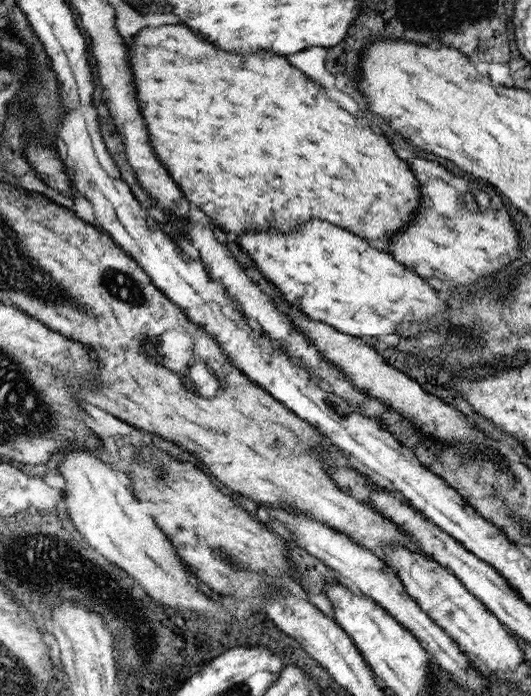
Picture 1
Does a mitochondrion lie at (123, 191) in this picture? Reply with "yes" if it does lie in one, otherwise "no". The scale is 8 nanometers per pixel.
no

